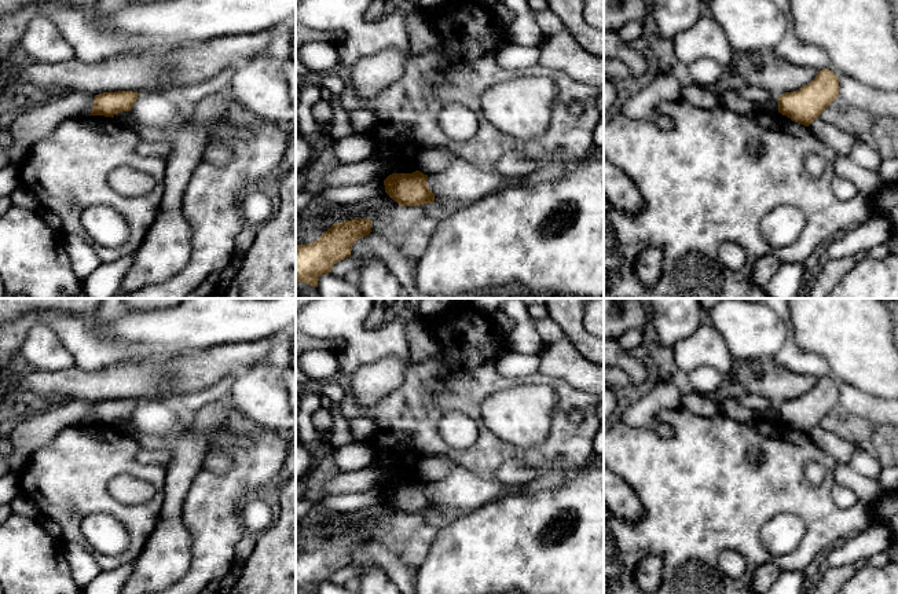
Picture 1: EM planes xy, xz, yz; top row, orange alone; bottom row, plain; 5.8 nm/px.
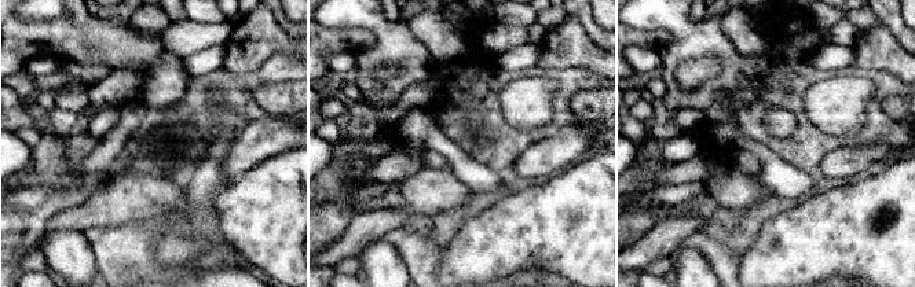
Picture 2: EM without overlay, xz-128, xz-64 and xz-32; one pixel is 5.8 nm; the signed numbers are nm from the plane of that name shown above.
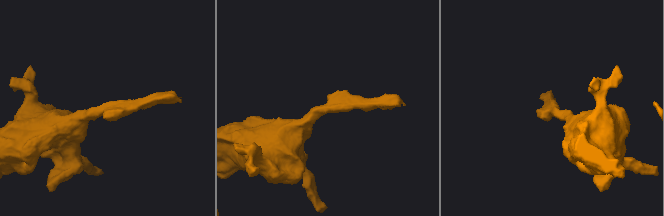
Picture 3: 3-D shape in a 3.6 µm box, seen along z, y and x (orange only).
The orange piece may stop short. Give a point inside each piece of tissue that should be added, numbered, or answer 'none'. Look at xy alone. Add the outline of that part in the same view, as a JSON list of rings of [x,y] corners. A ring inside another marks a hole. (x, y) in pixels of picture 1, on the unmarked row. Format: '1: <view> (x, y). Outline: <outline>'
1: xy (165, 558). Outline: [[[228,396],[215,403],[209,403],[197,412],[188,415],[187,432],[182,436],[158,437],[139,432],[129,424],[129,419],[114,422],[121,433],[132,436],[139,447],[151,451],[168,451],[171,461],[165,466],[166,477],[164,483],[164,503],[158,522],[147,539],[142,553],[132,562],[132,572],[121,594],[150,594],[161,591],[186,576],[191,564],[193,536],[184,524],[184,505],[188,490],[197,473],[202,469],[204,456],[209,447],[209,437],[224,429],[228,412],[231,411]]]

